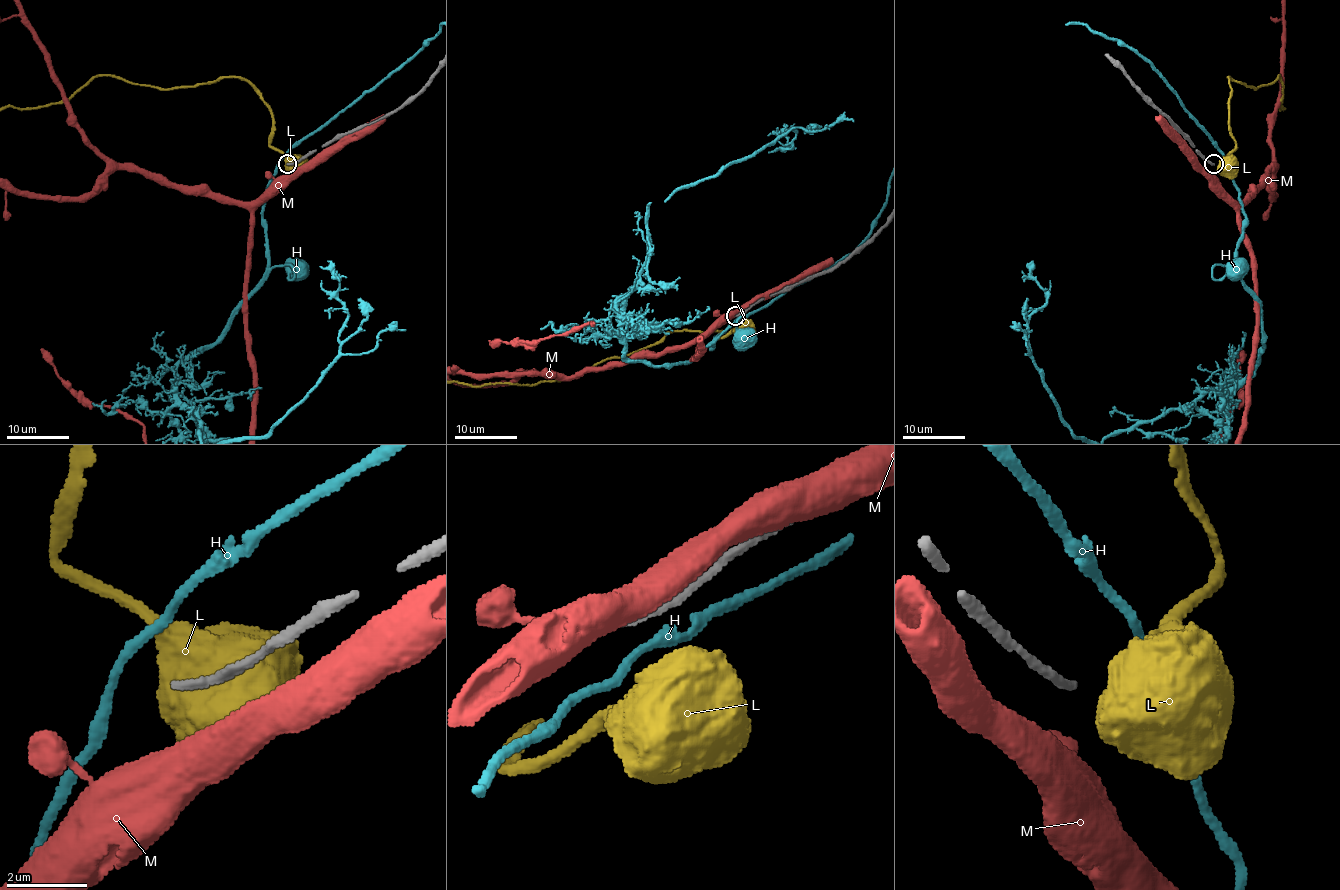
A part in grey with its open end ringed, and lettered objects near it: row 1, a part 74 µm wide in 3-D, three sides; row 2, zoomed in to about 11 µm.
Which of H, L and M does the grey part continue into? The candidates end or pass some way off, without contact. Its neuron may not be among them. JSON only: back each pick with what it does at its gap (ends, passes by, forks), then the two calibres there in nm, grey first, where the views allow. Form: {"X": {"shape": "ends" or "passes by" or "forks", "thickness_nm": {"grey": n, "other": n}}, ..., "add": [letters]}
{"add": []}

